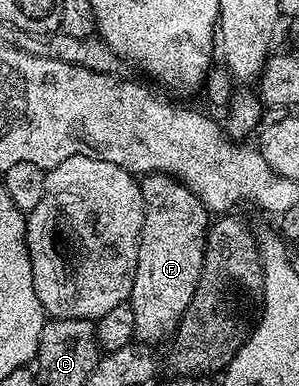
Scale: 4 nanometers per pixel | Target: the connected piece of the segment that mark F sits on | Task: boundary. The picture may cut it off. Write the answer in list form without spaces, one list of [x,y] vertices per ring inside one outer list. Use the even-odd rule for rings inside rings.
[[[144,175],[141,176],[140,186],[144,221],[138,242],[136,277],[132,281],[132,293],[128,302],[136,317],[135,340],[146,345],[155,345],[161,339],[169,340],[175,334],[182,314],[188,309],[196,293],[202,276],[202,262],[206,256],[206,232],[212,222],[212,215],[196,197],[196,193],[192,193],[192,189],[188,189],[173,175]]]

